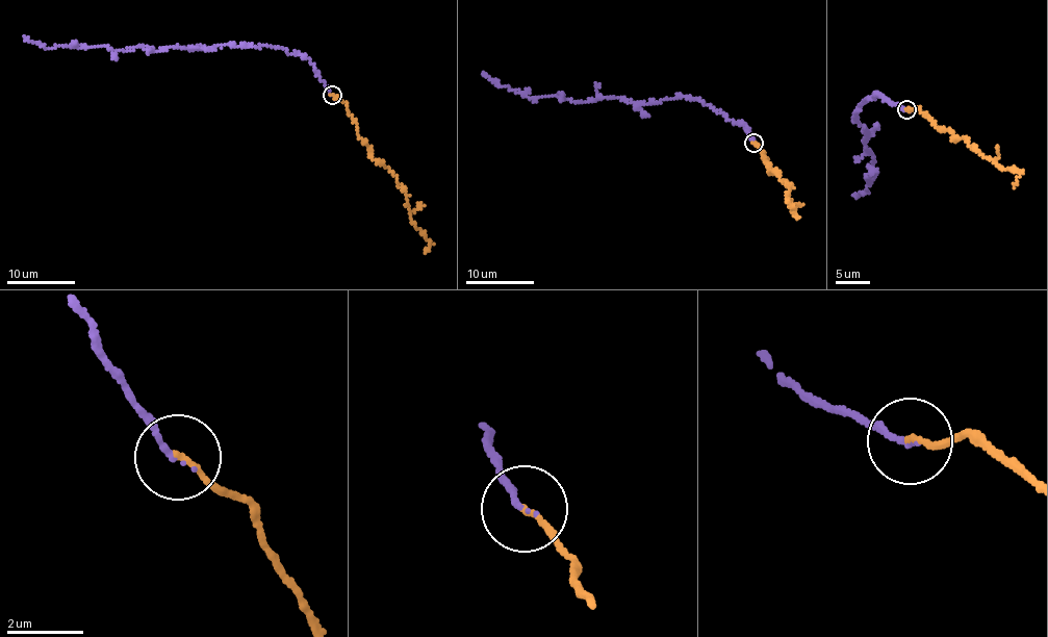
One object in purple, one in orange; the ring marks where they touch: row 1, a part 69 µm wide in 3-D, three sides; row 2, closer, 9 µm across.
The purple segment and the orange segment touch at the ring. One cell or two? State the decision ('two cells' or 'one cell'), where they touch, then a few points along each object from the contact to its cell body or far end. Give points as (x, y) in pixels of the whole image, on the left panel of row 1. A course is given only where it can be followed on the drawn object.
one cell; at (332, 95); purple runs (333, 96), (308, 57), (267, 45), (132, 48), (112, 52), (102, 45), (46, 47), (24, 36); orange runs (333, 96), (346, 105), (357, 132), (377, 161), (397, 177), (407, 196), (410, 220), (429, 243), (424, 252)

